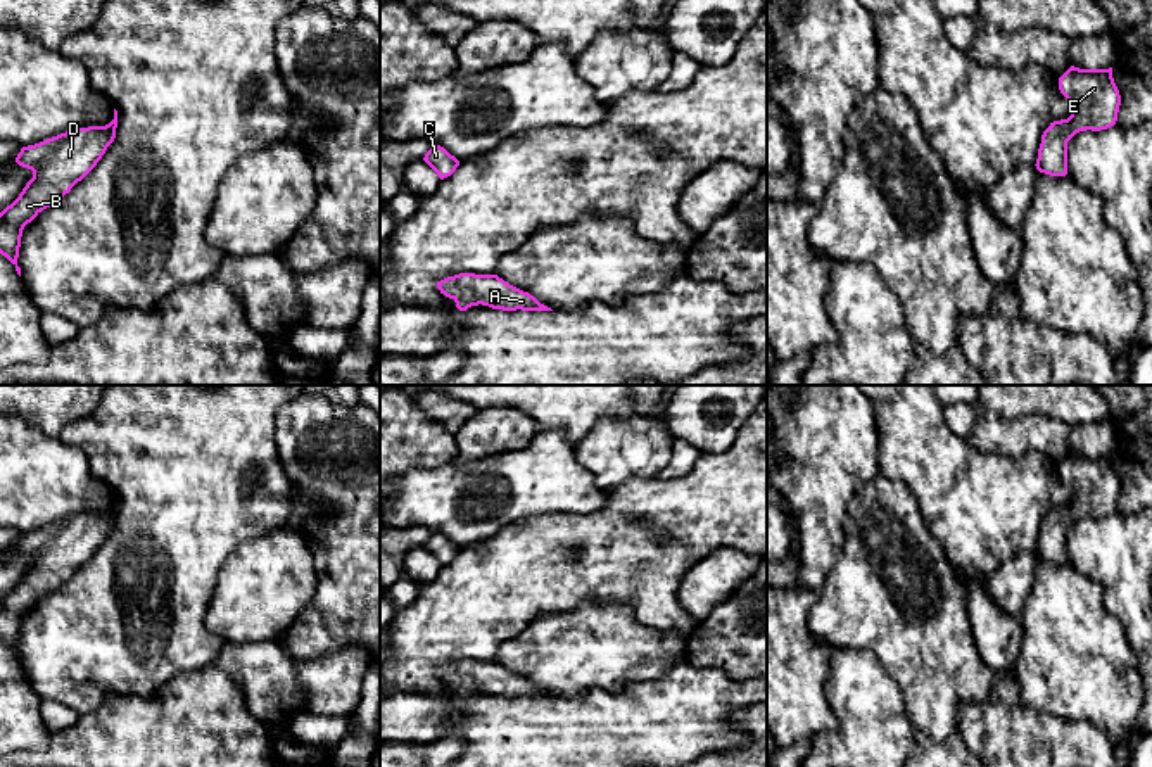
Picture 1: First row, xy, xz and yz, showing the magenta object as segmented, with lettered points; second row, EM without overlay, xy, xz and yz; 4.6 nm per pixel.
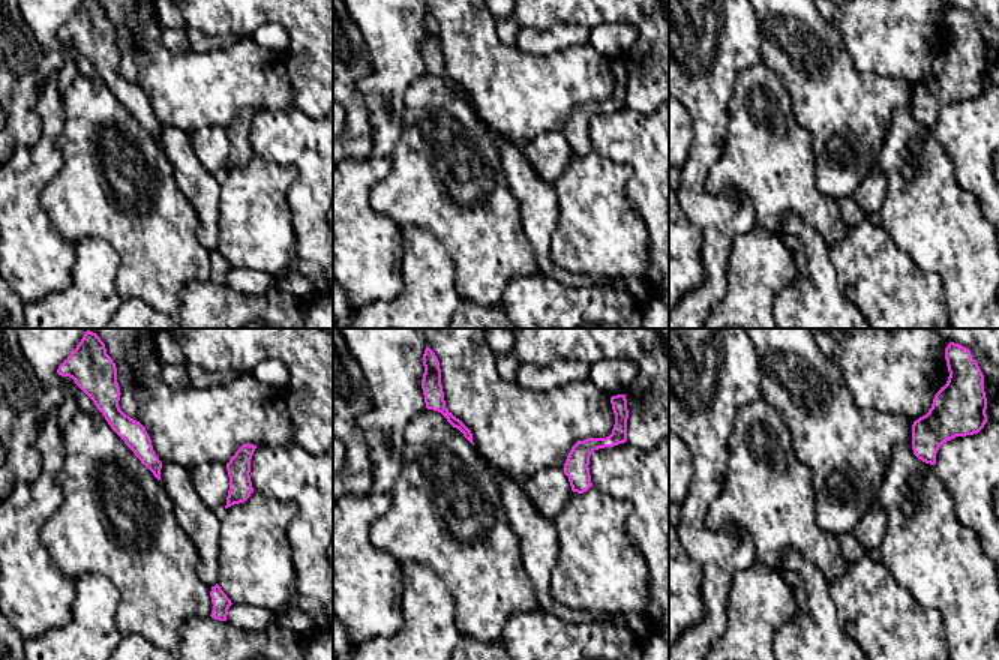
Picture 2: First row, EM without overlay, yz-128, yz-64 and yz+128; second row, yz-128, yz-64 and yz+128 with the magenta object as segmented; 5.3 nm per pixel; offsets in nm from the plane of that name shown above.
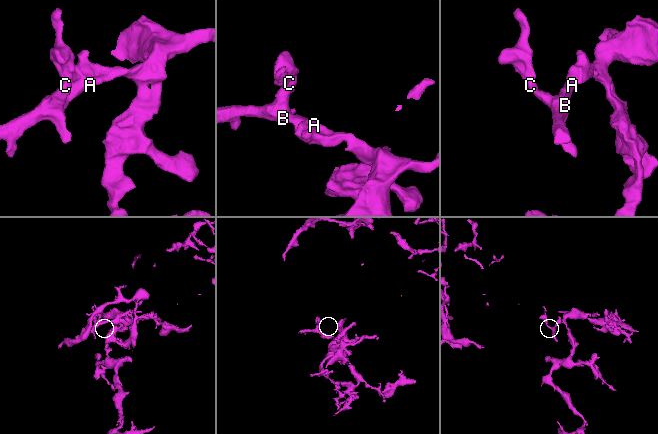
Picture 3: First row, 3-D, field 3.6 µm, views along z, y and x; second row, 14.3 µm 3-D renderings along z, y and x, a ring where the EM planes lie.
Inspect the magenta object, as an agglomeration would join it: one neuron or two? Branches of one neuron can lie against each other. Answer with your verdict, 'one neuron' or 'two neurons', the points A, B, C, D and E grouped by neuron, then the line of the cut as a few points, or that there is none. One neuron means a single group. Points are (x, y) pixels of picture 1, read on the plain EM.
one neuron | A B C D E | no cut

